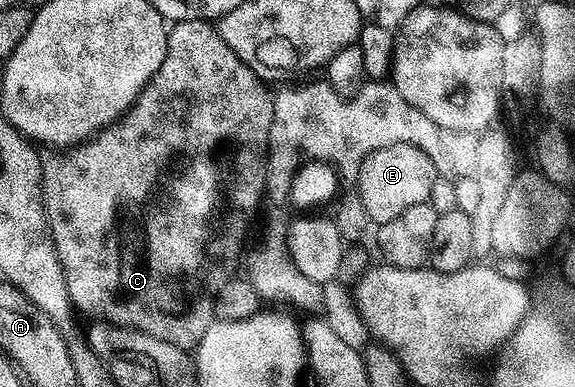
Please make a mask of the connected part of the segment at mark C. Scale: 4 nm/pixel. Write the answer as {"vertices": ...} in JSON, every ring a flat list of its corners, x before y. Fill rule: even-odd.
{"vertices":[[179,20,169,28,169,49,163,58,163,66,159,66,159,70,155,70,155,74,147,82,147,86,143,86,143,90,139,94,137,101,130,106,118,120,113,124,106,125,96,135,83,140,72,146,62,147,54,156,45,156,41,165,41,195,45,201,45,216,49,220,49,233,53,235,53,245,57,251,59,262,63,266,63,274,67,282,67,290,69,297,73,303,74,309,82,317,93,316,94,321,104,322,106,324,115,324,119,328,133,328,136,332,143,334,151,334,151,338,159,338,163,342,171,342,171,346,179,346,186,350,196,349,201,343,203,334,207,334,207,330,215,322,213,314,213,302,219,294,219,290,223,290,223,286,228,280,234,279,237,268,237,259,241,256,241,247,245,244,245,235,249,232,249,223,253,220,253,215,257,212,257,207,261,204,261,196,266,195,265,190,265,166,269,158,269,135,271,134,271,126,273,125,273,97,274,93,269,92,270,85,255,75,246,64,239,58,239,54,235,54,235,50,231,50,231,46,227,46,227,42,223,42,220,31,208,20]]}

